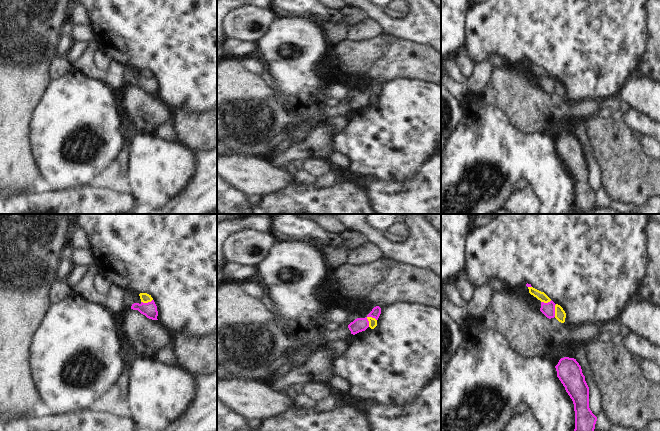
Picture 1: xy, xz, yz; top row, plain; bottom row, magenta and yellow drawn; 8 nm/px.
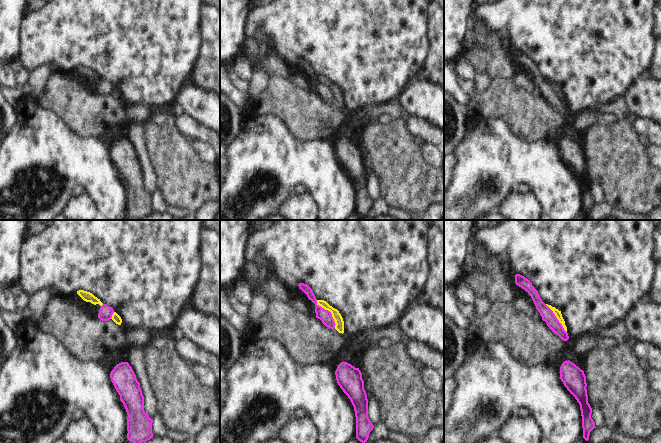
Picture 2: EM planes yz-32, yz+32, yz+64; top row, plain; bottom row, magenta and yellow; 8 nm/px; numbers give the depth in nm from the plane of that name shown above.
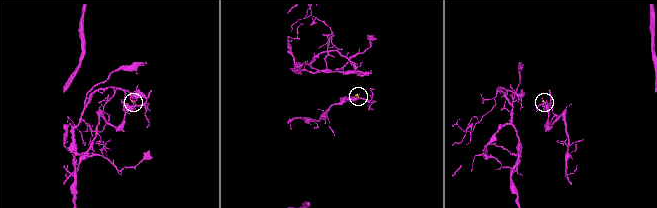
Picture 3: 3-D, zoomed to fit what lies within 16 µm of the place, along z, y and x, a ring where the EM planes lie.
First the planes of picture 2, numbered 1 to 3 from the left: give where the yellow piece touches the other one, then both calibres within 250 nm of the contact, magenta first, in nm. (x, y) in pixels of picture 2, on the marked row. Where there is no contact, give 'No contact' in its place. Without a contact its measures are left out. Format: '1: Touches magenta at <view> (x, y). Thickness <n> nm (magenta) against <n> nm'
1: Touches magenta at yz-32 (112, 314). Thickness 110 nm (magenta) against 70 nm
2: Touches magenta at yz+32 (330, 312). Thickness 100 nm (magenta) against 70 nm
3: Touches magenta at yz+64 (556, 318). Thickness 100 nm (magenta) against 50 nm

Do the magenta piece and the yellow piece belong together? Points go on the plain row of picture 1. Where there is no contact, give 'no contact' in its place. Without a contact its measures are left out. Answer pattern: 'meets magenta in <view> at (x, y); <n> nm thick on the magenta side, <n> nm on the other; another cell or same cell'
meets magenta in xz at (367, 95); 110 nm thick on the magenta side, 60 nm on the other; another cell

